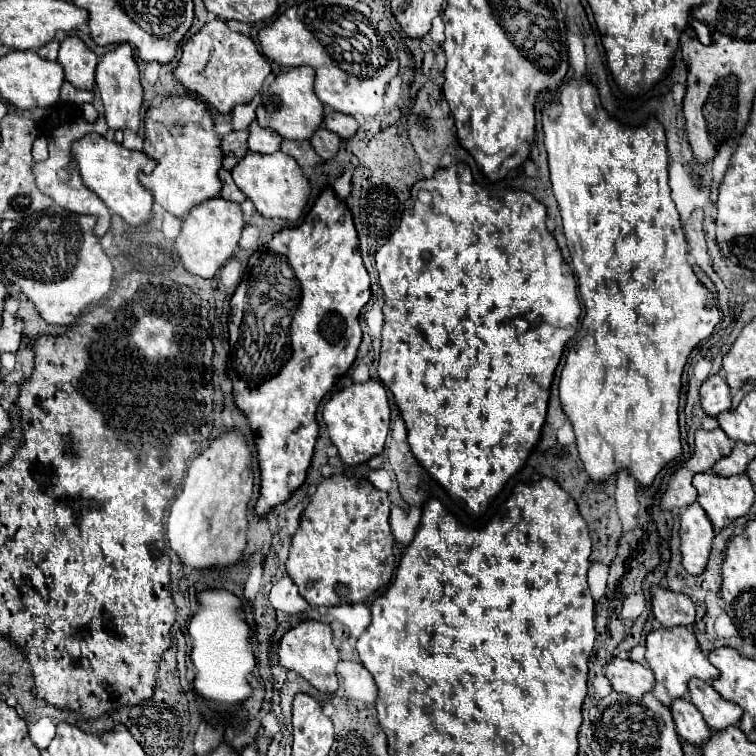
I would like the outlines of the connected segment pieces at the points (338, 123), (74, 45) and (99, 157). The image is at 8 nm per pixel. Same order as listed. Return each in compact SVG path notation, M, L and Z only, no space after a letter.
M327 112L325 114L325 122L323 126L335 134L339 134L341 138L351 138L357 128L359 128L359 122L353 118L353 116L347 116L347 114L337 114L337 112Z
M67 36L59 48L59 60L65 68L65 78L81 90L91 90L95 86L95 66L99 58L77 38Z
M87 134L73 144L73 158L79 166L81 178L89 190L93 190L111 212L119 214L129 226L143 226L151 220L153 194L139 182L139 174L151 174L157 162L143 152L129 150L117 142L107 142L101 134Z

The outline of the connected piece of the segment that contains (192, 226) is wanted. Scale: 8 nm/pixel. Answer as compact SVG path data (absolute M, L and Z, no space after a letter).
M211 198L201 206L195 206L187 218L183 220L183 230L175 240L175 248L183 266L201 278L213 278L219 268L235 254L237 242L245 228L245 218L237 202L229 202L225 198Z

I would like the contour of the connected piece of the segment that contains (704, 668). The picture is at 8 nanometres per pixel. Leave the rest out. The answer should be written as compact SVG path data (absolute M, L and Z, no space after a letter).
M657 628L647 636L647 654L645 654L651 670L655 672L655 678L659 684L667 688L667 694L671 700L683 698L687 694L687 686L691 678L699 678L703 682L713 682L719 678L719 670L707 660L707 656L701 652L697 638L693 630L689 628Z

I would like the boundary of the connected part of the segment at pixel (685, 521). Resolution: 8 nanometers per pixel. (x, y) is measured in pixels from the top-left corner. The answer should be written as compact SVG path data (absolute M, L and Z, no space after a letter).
M691 504L687 510L681 512L681 552L683 552L683 566L691 576L699 576L705 572L711 542L715 538L715 528L699 504Z

